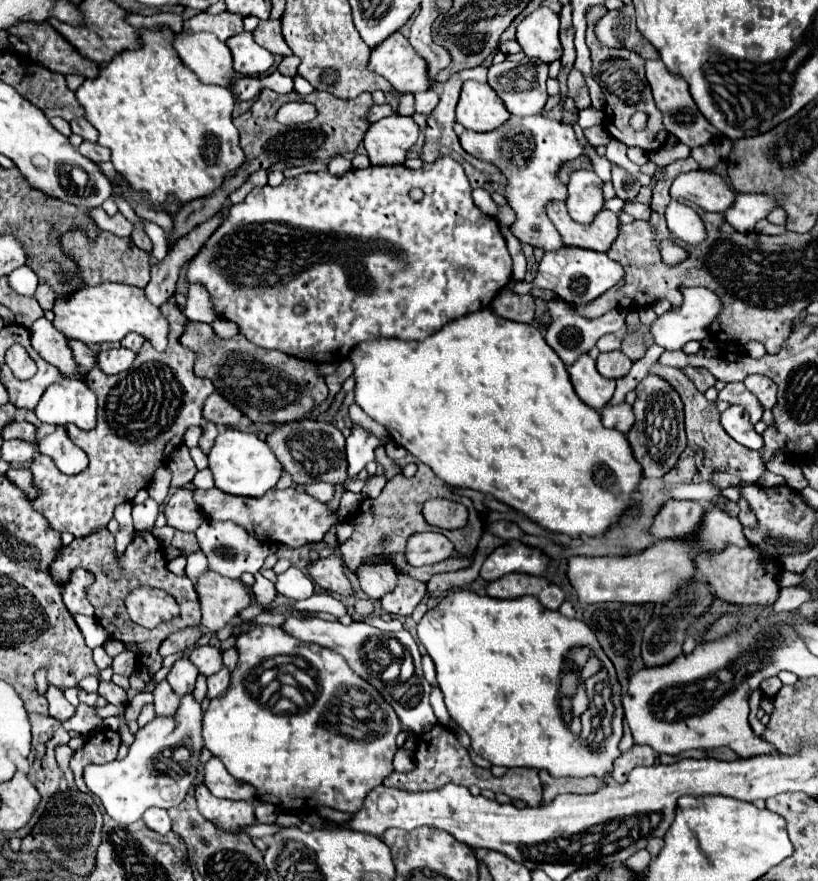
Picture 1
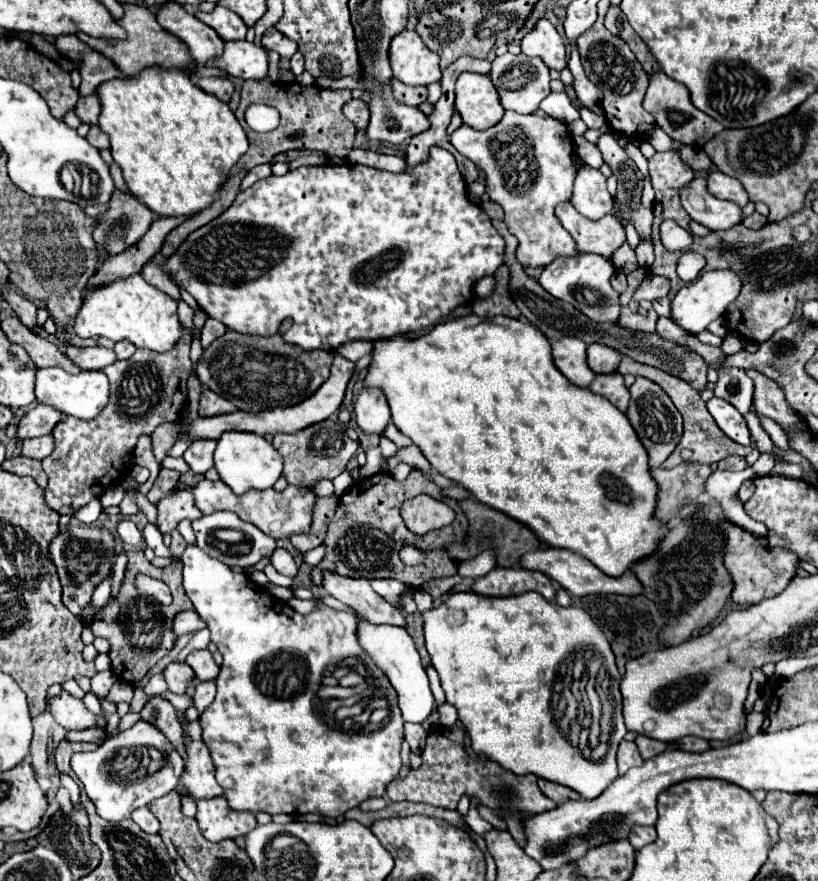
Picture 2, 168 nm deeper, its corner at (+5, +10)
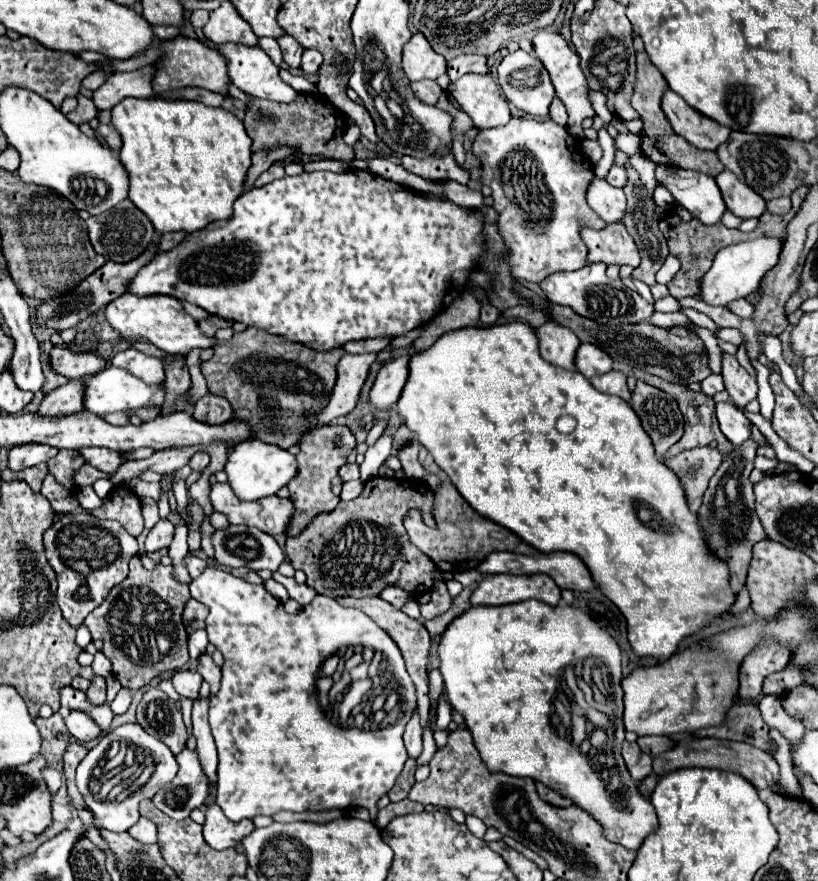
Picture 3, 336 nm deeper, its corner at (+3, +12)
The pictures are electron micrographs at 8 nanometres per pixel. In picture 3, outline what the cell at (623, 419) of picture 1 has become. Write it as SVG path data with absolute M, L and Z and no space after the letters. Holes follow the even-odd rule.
M608 372L608 374L602 374L602 376L594 376L590 378L592 386L604 394L614 394L622 400L630 400L630 392L626 388L626 376L622 372Z

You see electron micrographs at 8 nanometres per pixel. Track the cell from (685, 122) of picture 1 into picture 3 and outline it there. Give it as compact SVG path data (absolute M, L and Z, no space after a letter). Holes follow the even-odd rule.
M668 90L662 98L662 110L668 116L674 132L700 150L718 150L718 146L724 144L732 132L730 128L716 124L714 120L686 106L686 102L672 90Z

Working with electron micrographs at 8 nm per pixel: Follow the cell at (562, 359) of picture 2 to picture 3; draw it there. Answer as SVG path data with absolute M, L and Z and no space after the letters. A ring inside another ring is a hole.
M546 322L534 332L538 336L540 354L546 362L566 370L574 370L574 356L580 346L580 340L578 336L574 336L574 332L570 332L570 328L562 328L560 324Z

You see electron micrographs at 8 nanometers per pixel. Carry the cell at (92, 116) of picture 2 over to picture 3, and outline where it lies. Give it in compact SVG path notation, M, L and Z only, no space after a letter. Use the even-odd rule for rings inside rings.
M146 66L136 72L110 74L108 80L94 92L94 104L98 110L114 108L122 98L150 98L152 96L154 68Z

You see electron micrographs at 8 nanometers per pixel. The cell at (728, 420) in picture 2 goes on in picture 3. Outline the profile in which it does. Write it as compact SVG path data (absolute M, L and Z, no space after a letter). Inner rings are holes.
M722 402L722 404L716 404L716 416L718 416L718 422L720 422L720 430L722 434L734 444L734 446L740 446L746 436L750 436L750 428L752 428L752 422L744 416L744 412L734 406L732 402Z

